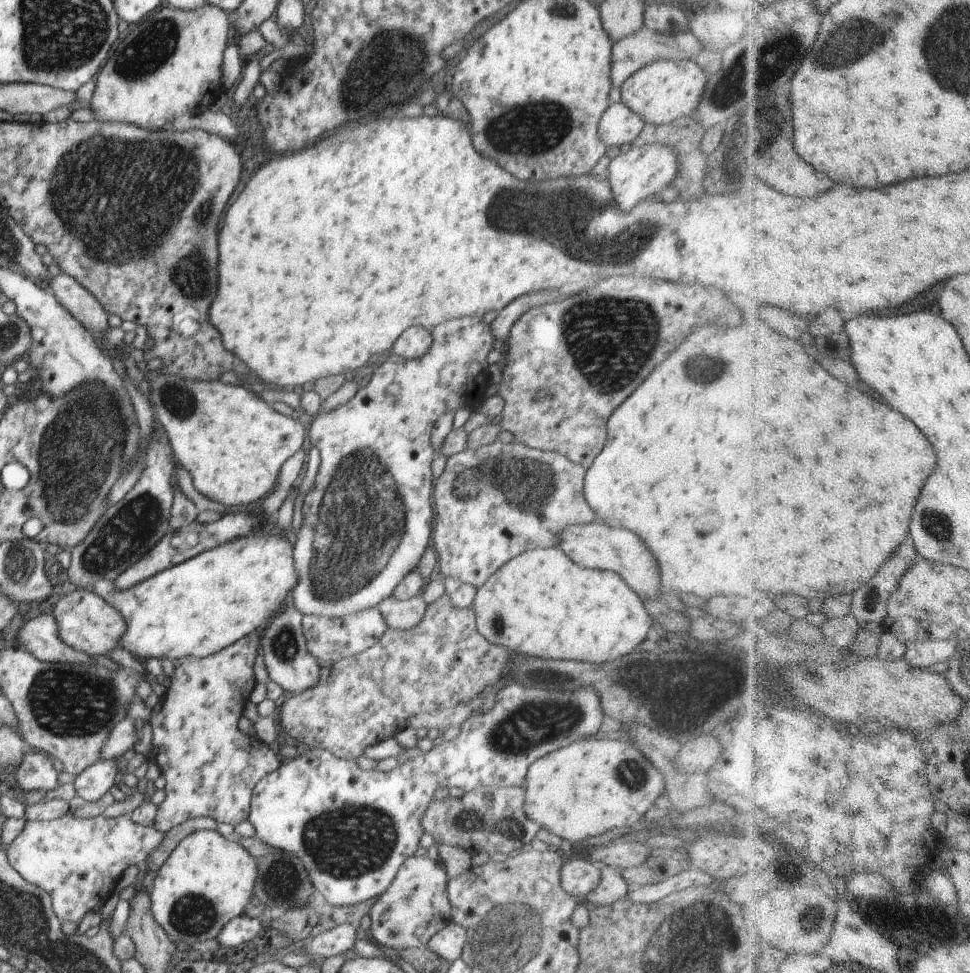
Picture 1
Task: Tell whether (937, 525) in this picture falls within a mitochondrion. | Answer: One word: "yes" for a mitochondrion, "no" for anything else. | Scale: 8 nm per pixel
yes

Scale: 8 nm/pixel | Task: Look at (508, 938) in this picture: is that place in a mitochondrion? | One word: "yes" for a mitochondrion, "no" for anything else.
yes

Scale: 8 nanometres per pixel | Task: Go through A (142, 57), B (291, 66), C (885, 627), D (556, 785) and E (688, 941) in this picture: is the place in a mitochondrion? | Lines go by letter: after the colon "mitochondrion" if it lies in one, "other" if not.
A: mitochondrion
B: other
C: other
D: other
E: mitochondrion

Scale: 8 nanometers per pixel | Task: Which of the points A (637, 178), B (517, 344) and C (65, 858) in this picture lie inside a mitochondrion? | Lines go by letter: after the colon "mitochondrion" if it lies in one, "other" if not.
A: other
B: other
C: other

